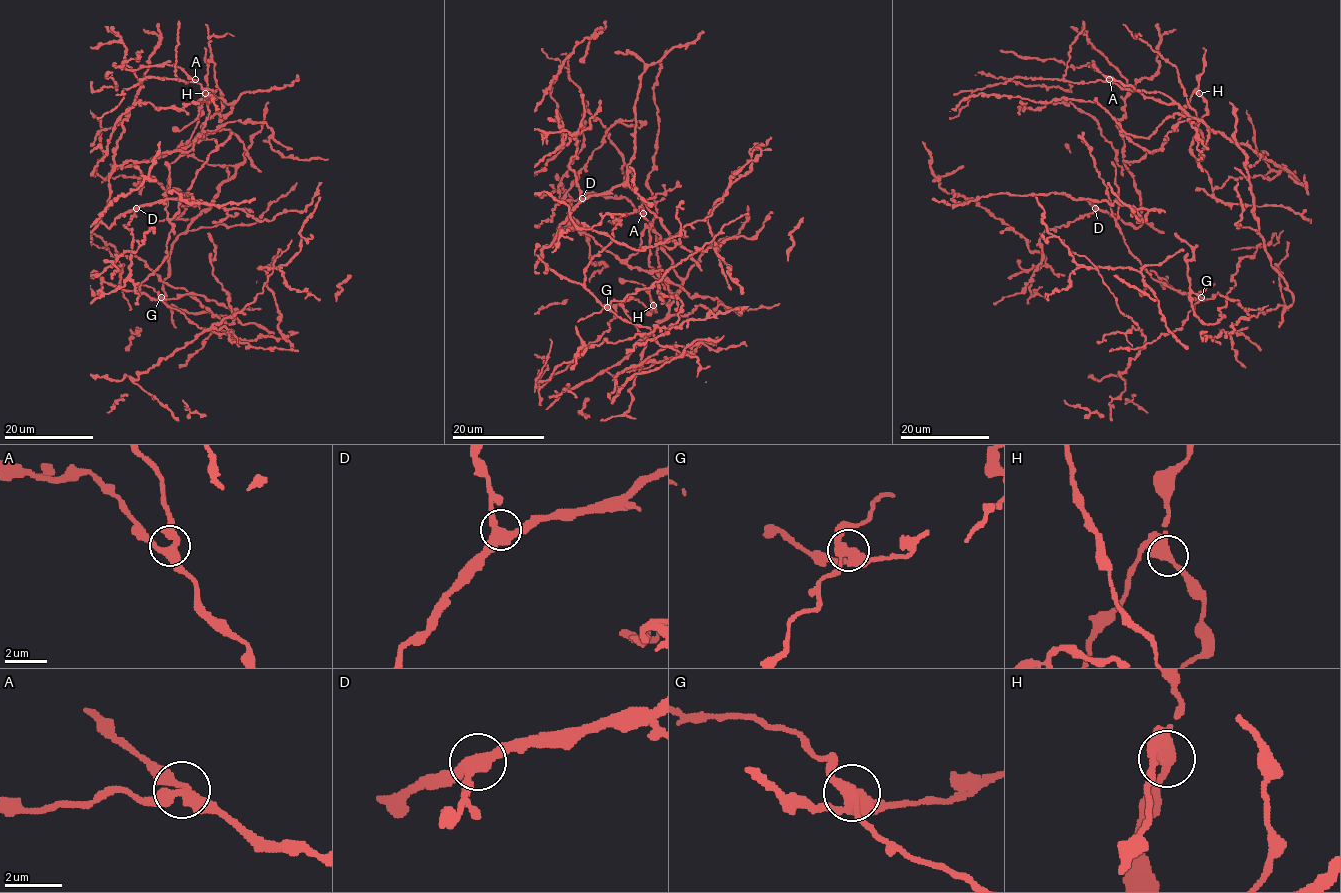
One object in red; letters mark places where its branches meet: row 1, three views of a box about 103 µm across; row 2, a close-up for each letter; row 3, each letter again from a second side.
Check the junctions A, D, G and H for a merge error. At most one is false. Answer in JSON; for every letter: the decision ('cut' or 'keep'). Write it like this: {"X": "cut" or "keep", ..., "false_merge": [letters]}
{"A": "keep", "D": "keep", "G": "cut", "H": "keep", "false_merge": ["G"]}

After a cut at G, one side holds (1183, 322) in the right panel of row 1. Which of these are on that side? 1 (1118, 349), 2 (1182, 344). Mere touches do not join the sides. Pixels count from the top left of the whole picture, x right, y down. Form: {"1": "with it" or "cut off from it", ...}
{"1": "with it", "2": "cut off from it"}

